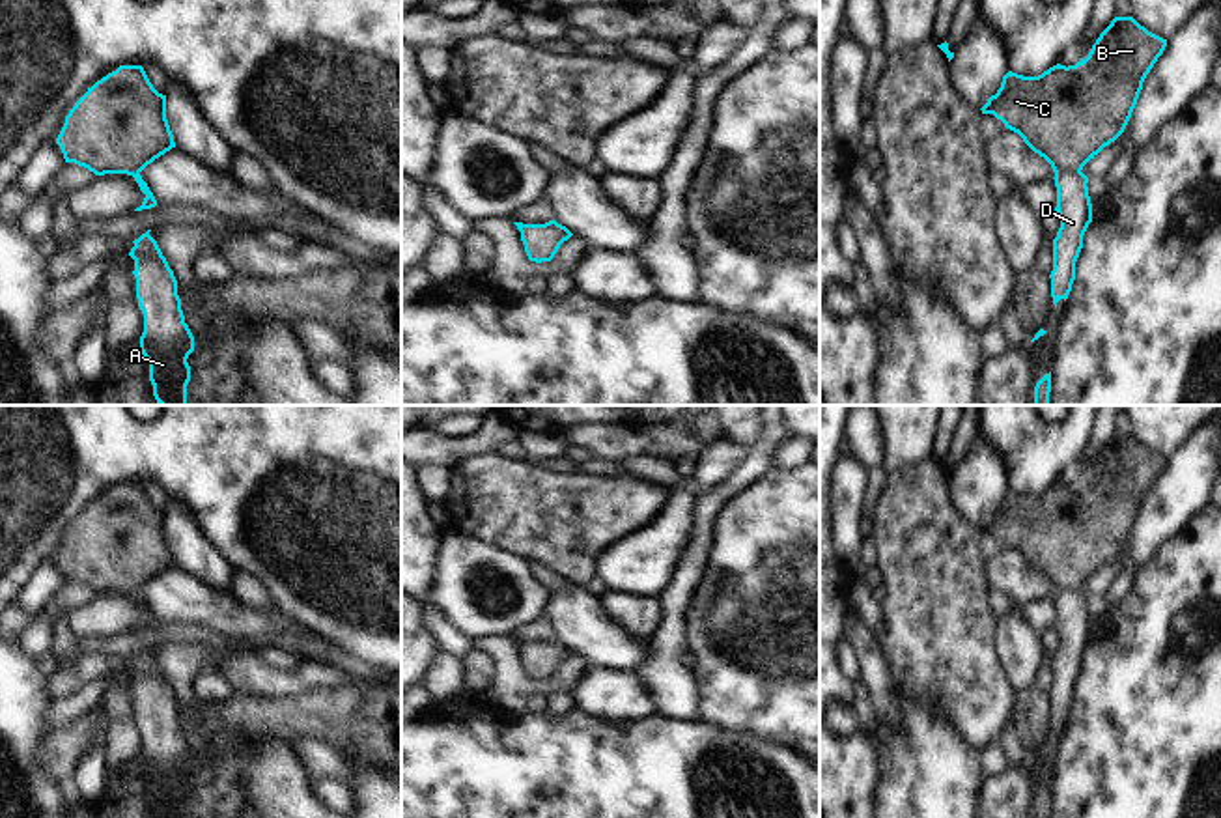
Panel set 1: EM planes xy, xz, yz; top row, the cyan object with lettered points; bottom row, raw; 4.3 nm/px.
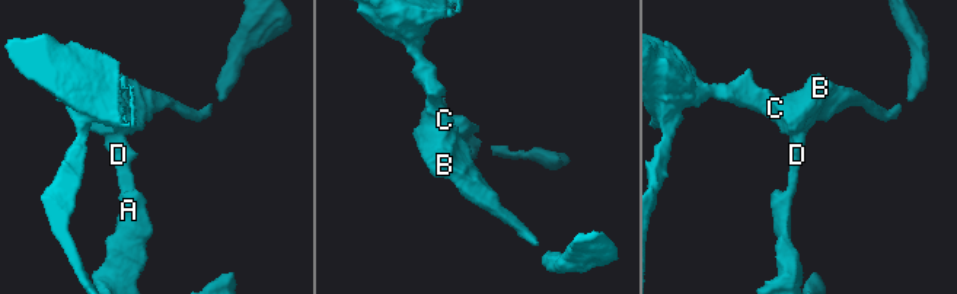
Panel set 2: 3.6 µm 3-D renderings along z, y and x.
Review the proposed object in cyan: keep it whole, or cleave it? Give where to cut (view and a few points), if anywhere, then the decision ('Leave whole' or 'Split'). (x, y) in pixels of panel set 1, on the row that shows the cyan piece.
Split along yz (1080, 169), (1055, 174). Split

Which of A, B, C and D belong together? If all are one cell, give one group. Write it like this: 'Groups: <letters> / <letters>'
Groups: A D / B C

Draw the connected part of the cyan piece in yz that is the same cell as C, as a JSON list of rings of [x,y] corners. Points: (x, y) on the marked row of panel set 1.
[[[1115,17],[1085,60],[1068,67],[1057,63],[1038,77],[1008,71],[997,93],[980,110],[993,114],[1006,129],[1018,133],[1034,153],[1051,164],[1055,174],[1083,170],[1124,133],[1143,82],[1165,47],[1167,39],[1148,32],[1133,17]]]

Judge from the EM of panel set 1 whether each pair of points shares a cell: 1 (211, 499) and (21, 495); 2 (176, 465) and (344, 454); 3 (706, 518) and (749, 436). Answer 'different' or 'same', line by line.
1: same
2: same
3: different

